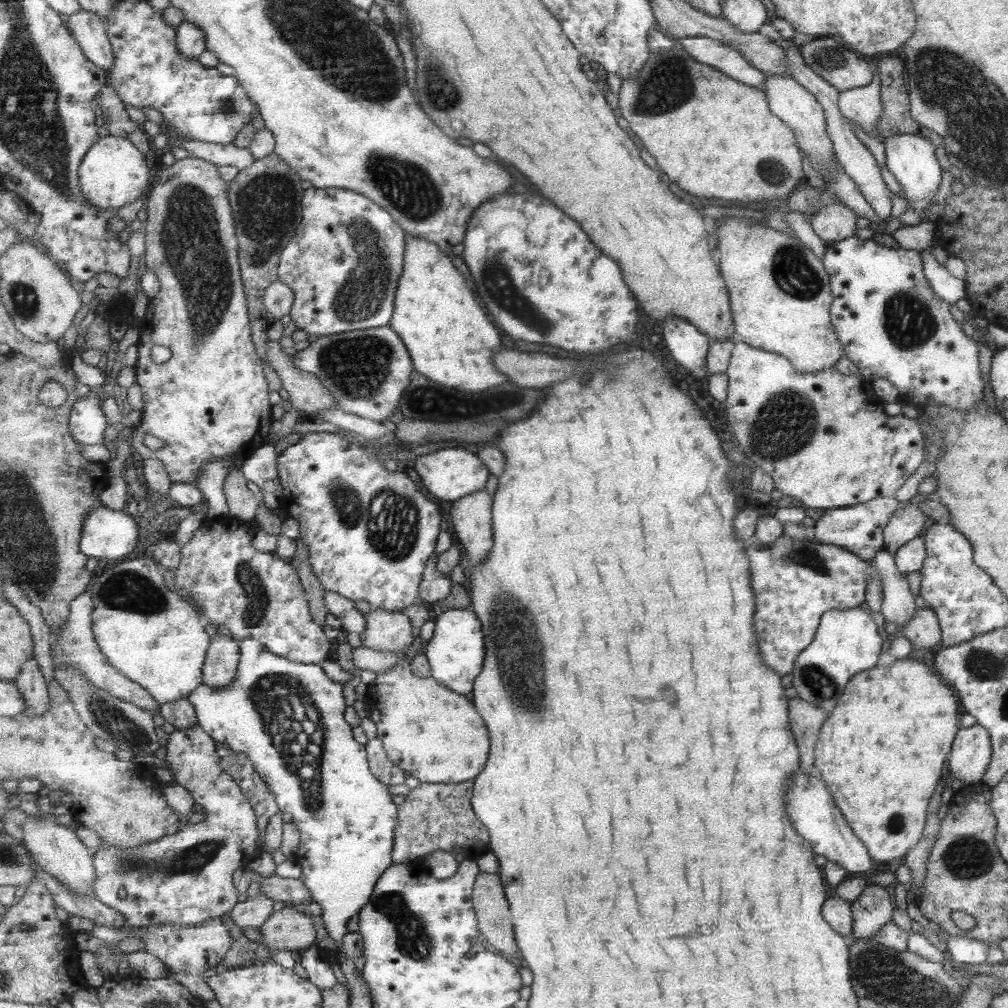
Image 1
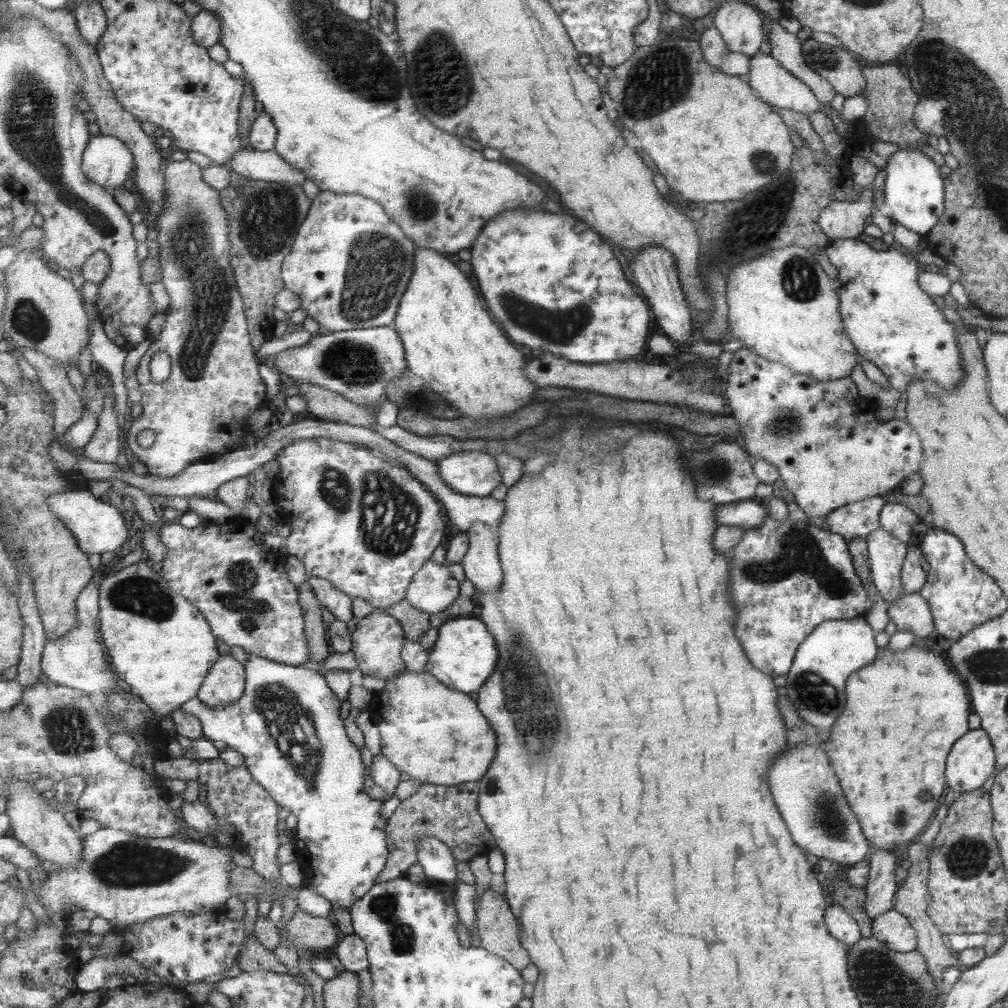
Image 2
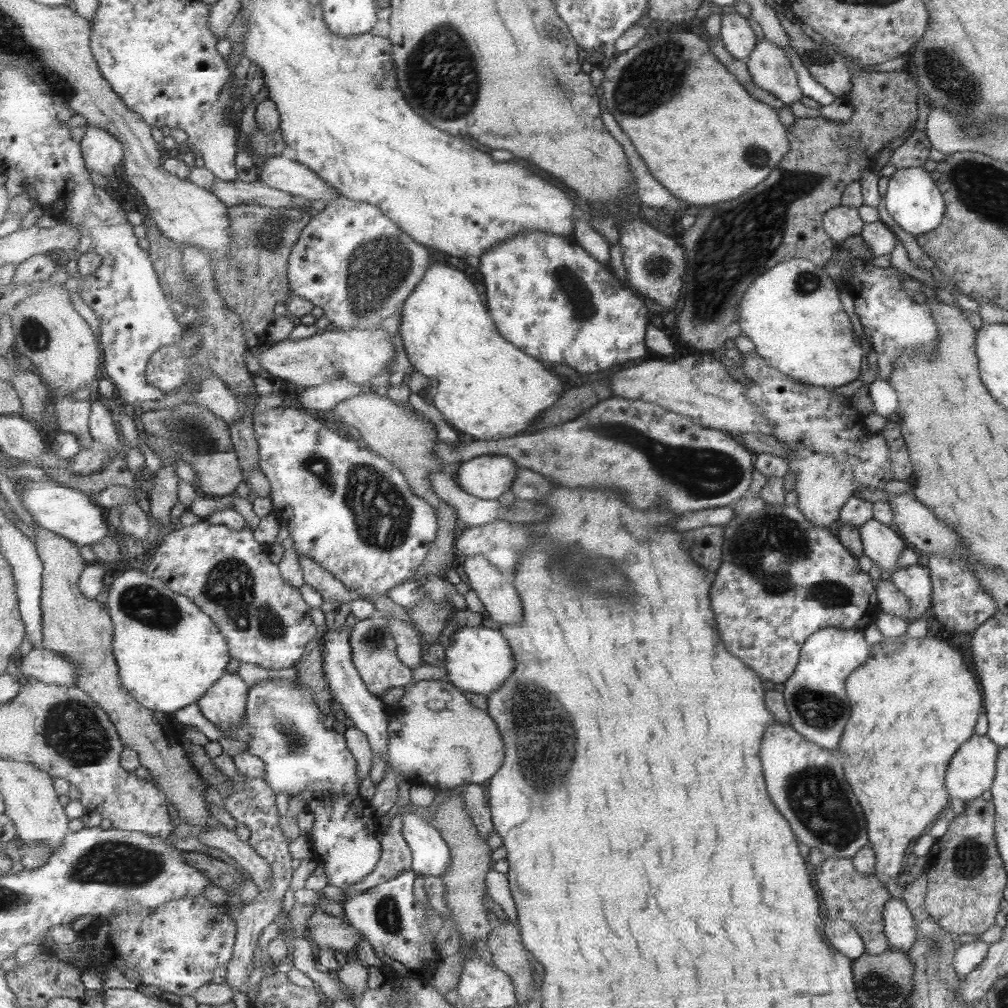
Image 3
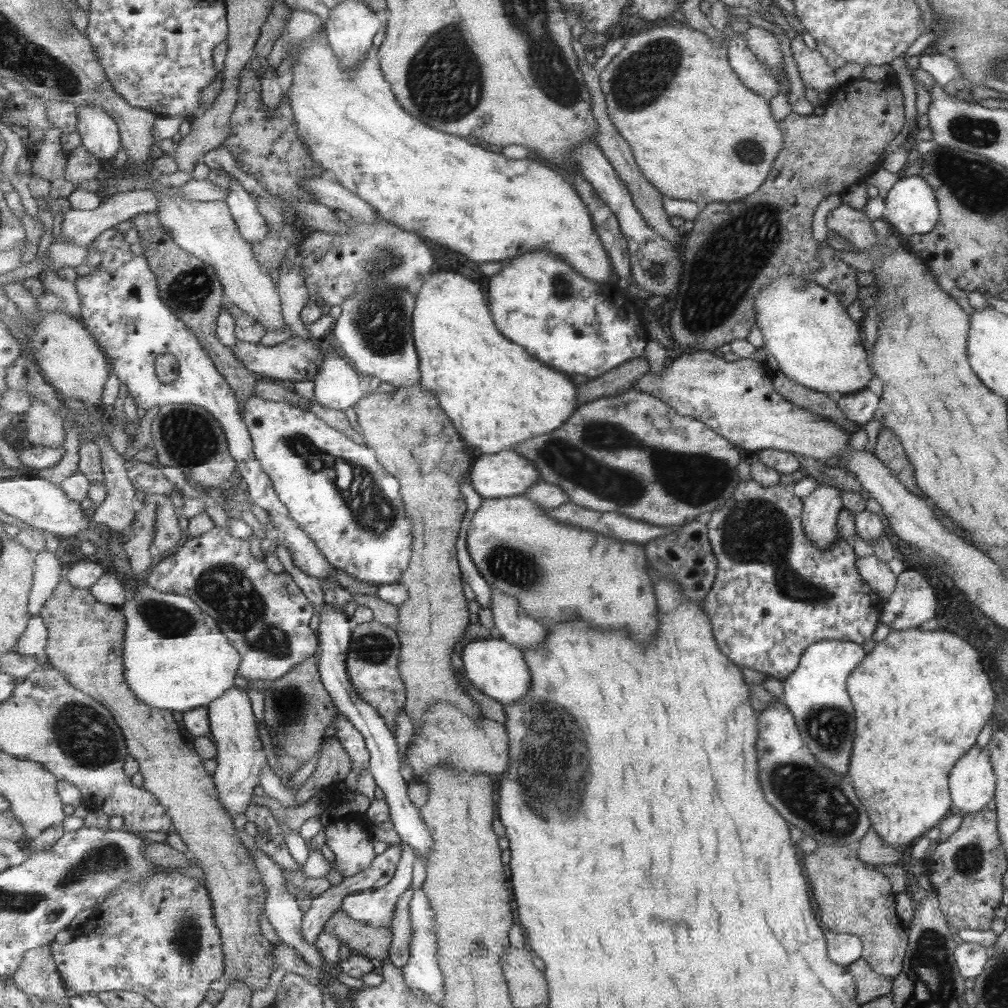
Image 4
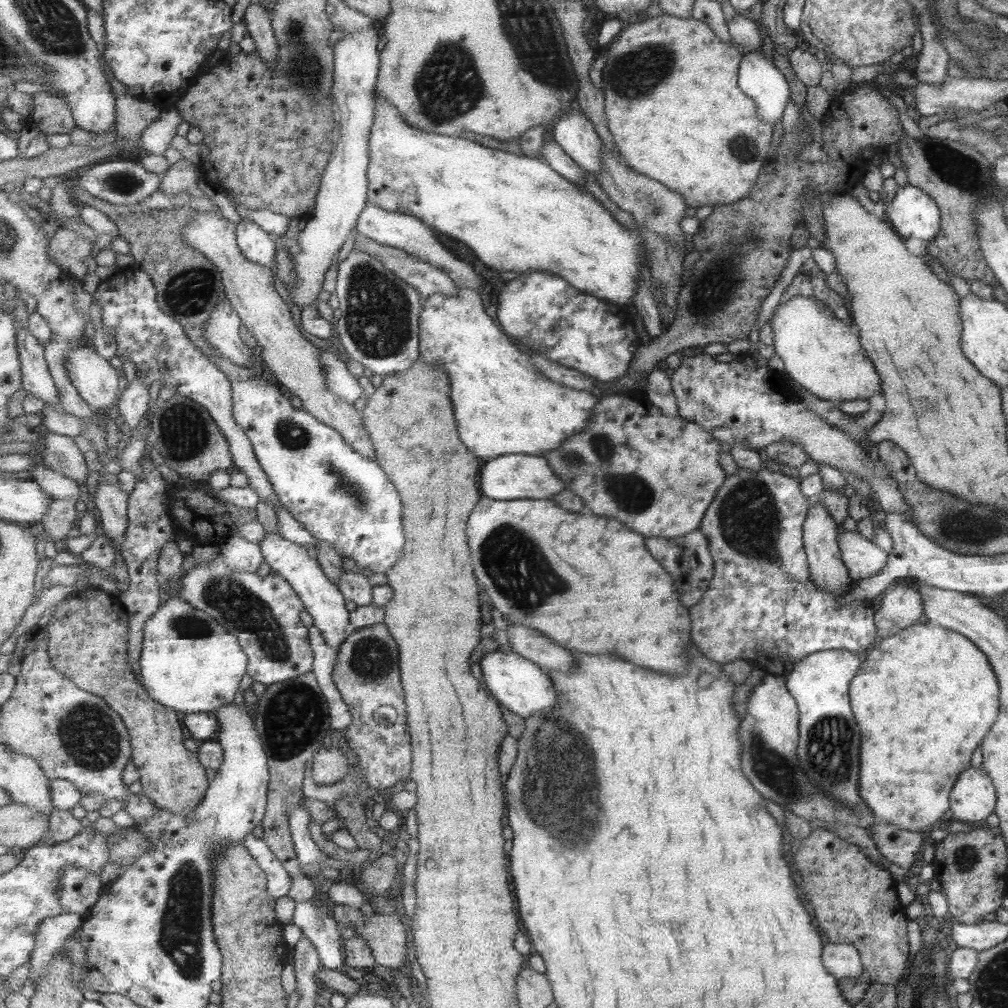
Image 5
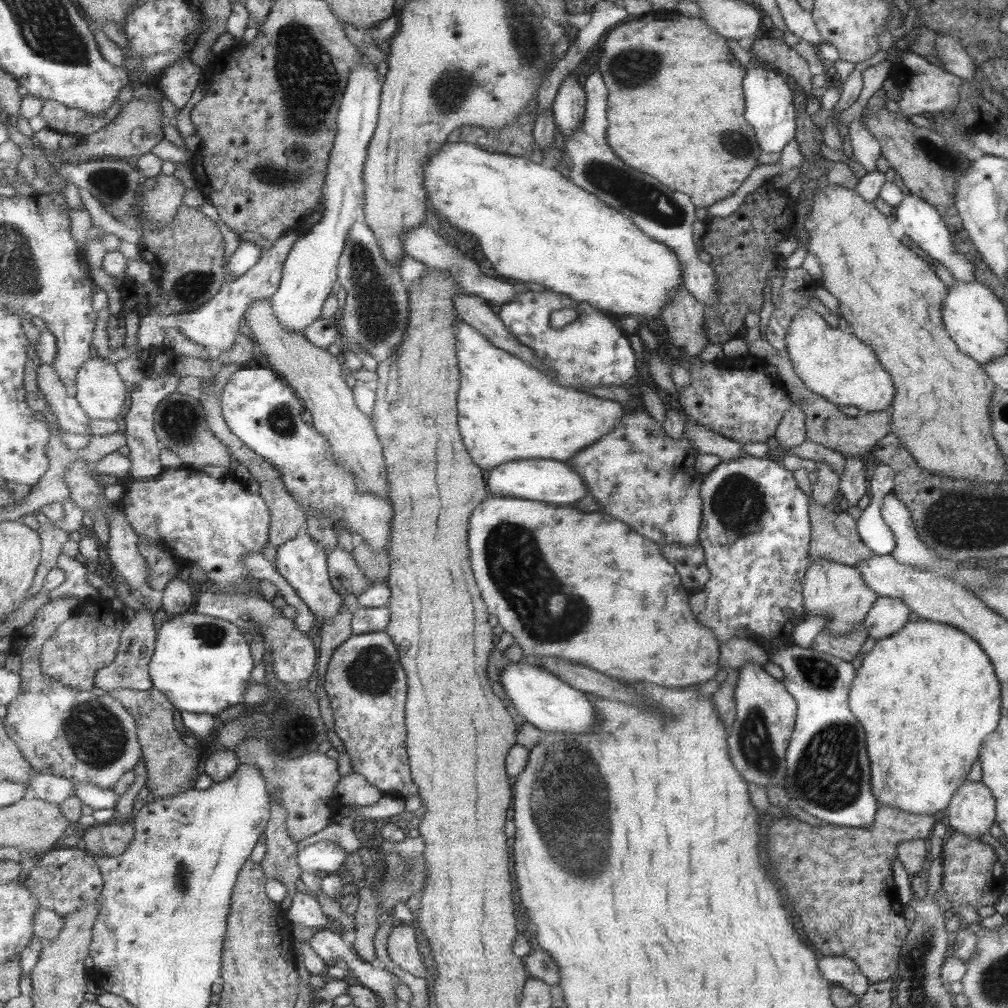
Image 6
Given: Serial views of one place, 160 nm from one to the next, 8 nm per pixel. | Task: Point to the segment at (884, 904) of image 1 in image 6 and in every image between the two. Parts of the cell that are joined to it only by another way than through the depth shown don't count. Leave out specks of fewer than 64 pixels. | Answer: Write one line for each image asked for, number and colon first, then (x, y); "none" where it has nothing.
2: (905, 704)
3: (914, 701)
4: (921, 696)
5: (926, 694)
6: (920, 757)

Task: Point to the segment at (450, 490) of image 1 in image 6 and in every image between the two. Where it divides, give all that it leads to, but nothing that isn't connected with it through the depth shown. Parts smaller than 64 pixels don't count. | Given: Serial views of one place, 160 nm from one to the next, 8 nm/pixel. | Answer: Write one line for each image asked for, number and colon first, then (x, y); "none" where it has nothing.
2: (473, 472)
3: (488, 477)
4: (505, 474)
5: (512, 476)
6: (543, 480)

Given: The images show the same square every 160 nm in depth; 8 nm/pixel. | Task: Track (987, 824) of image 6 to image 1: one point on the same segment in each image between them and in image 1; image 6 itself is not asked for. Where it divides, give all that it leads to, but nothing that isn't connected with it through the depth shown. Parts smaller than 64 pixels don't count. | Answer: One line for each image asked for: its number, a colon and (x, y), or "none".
1: (971, 753)
2: (973, 758)
3: (972, 770)
4: (972, 781)
5: (972, 797)

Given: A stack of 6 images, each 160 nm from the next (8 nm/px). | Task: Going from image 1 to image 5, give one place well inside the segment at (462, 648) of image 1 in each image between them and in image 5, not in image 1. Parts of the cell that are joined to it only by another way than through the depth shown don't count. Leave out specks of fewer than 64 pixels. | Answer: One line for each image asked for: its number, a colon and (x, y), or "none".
2: (464, 657)
3: (479, 660)
4: (498, 668)
5: (520, 685)

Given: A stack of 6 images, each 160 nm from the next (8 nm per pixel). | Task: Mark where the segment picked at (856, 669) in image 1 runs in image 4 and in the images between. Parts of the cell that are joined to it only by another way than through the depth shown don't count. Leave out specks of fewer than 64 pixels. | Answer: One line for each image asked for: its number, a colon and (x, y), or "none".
2: (815, 683)
3: (814, 695)
4: (815, 692)

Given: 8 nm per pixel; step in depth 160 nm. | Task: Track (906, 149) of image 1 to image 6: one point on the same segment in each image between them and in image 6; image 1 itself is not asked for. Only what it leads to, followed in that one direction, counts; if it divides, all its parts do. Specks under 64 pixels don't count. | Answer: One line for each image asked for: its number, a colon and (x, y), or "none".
2: (913, 191)
3: (913, 200)
4: (911, 208)
5: (912, 213)
6: (922, 223)

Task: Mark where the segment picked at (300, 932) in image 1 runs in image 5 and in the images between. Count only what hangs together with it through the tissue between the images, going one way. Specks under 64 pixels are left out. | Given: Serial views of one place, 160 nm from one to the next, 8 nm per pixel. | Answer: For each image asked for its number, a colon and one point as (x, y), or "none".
2: (308, 933)
3: (326, 931)
4: (372, 941)
5: (385, 933)

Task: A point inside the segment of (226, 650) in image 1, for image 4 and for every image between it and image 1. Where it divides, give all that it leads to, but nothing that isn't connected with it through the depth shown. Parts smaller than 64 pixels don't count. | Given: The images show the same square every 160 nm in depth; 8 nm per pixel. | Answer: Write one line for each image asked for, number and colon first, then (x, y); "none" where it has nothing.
2: (225, 684)
3: (226, 705)
4: (233, 727)

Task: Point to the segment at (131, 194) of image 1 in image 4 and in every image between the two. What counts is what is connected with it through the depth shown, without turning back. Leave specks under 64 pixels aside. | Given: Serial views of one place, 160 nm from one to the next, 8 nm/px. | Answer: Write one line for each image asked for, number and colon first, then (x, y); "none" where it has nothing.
2: (108, 161)
3: (104, 153)
4: (100, 134)

